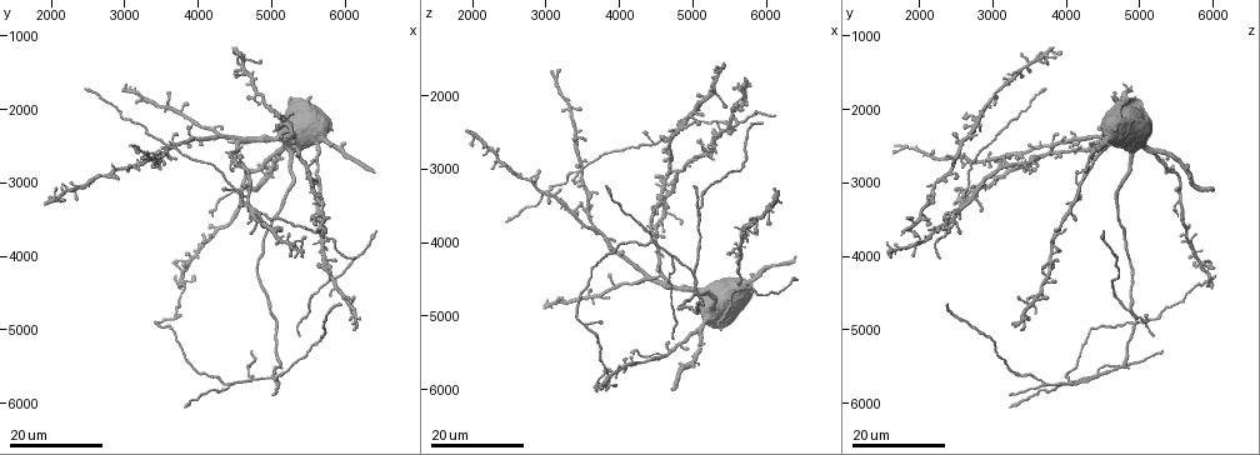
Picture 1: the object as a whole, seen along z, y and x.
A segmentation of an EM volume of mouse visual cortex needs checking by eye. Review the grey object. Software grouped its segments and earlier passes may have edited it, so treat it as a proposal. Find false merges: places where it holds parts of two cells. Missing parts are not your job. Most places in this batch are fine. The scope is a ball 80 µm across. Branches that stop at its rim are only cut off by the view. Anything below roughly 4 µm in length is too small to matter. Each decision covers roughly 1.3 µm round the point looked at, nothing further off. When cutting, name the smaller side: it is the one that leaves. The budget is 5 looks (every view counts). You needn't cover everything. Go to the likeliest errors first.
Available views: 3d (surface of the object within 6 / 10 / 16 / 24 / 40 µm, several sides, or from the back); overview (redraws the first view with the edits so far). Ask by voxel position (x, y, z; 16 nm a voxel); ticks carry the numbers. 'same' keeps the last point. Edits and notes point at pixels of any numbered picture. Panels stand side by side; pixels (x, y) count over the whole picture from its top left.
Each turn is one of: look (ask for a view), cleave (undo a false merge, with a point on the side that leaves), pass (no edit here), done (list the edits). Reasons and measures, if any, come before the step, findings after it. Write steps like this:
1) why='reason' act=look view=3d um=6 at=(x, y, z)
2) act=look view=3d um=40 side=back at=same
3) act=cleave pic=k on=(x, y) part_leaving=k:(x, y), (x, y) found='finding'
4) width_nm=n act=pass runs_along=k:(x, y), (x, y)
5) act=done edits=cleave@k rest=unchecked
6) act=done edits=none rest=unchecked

why='two arms in line, one across' act=look view=3d um=24 at=(4650, 3250, 2600)

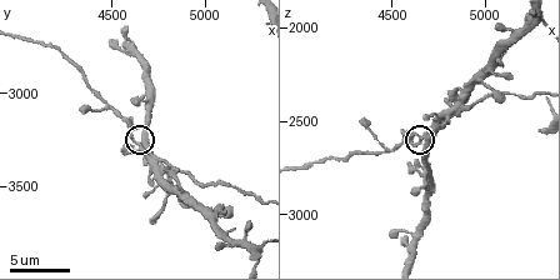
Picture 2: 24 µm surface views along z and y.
why='zoom in' act=look view=3d um=10 at=(4660, 3280, 2600)

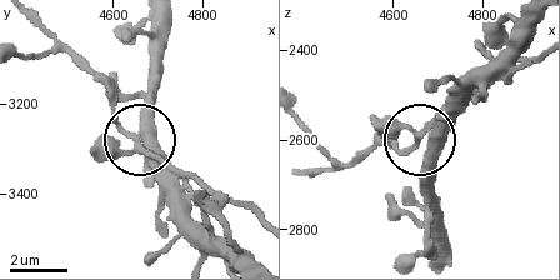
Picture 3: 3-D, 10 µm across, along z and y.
side_arm_um=53 arms=3 act=pass found='one cell here'

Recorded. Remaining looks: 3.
why='three arms meet' act=look view=3d um=16 at=(4750, 5650, 4200)

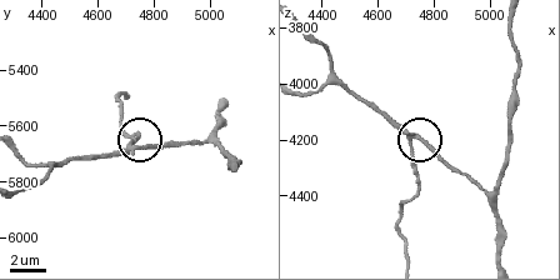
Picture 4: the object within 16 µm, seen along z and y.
act=look view=3d um=6 at=(4710, 5680, 4190)

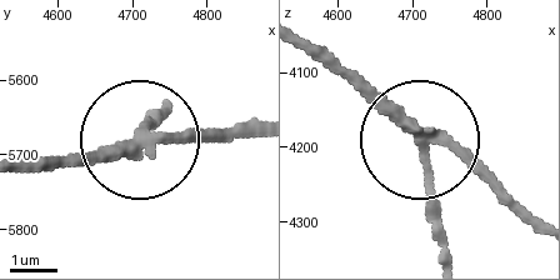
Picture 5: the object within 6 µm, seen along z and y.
act=cleave pic=5 on=(159, 123) part_leaving=5:(418, 144), (441, 259) found='a second cell is stuck on'

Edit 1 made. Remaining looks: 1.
act=done edits=cleave@5 rest=unchecked

